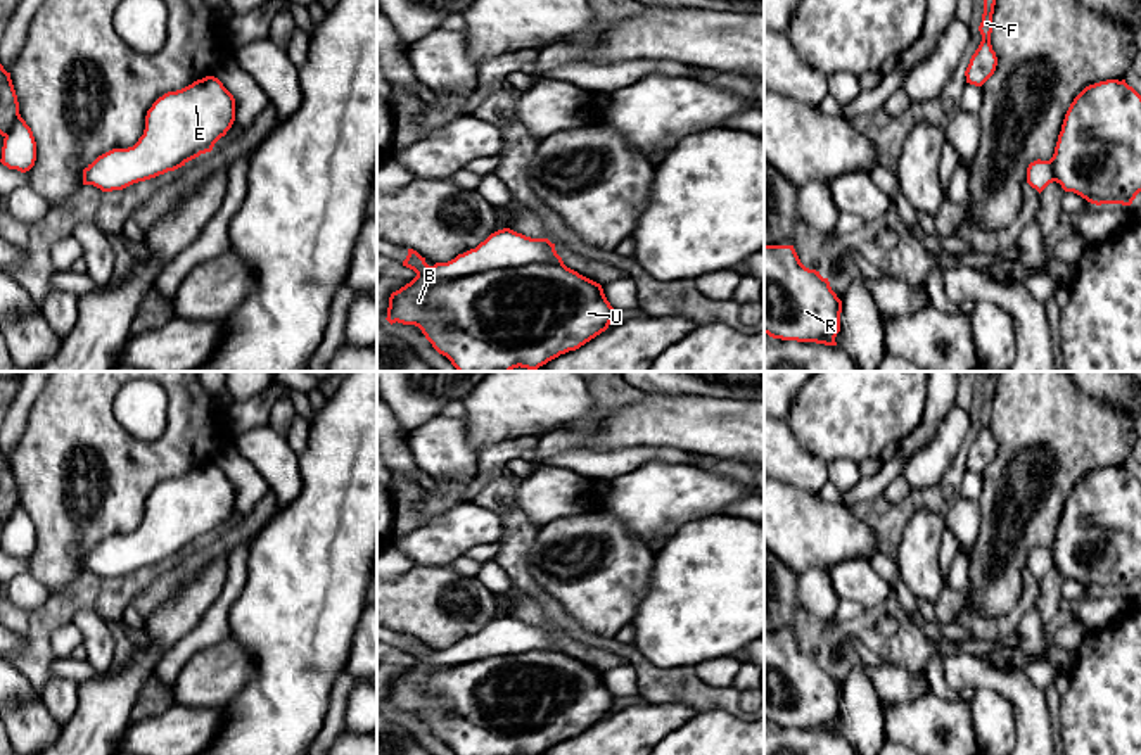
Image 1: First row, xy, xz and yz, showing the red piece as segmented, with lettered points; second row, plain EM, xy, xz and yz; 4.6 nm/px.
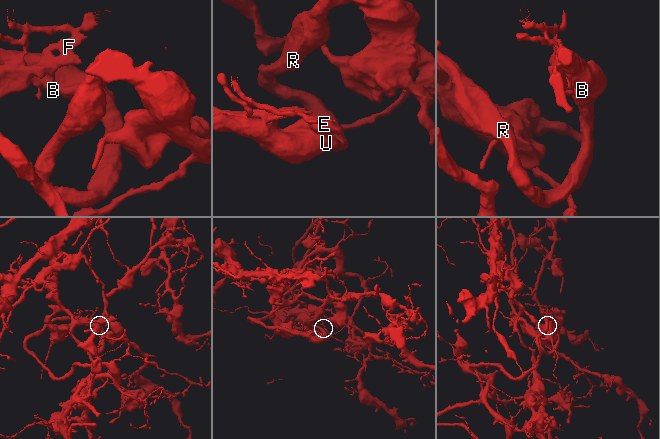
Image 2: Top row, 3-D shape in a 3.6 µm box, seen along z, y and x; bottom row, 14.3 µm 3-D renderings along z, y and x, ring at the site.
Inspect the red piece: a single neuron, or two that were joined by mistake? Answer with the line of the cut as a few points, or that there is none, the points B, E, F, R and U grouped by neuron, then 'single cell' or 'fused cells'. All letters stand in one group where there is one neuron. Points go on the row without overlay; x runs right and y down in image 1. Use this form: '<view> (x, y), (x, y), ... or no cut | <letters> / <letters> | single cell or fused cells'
xz (436, 655), (431, 664), (417, 660) | B E R U / F | fused cells

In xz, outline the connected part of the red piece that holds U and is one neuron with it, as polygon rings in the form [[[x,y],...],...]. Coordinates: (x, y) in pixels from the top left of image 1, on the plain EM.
[[[510,615],[491,620],[474,639],[436,650],[432,665],[415,663],[389,684],[387,708],[415,712],[432,734],[455,755],[539,755],[576,738],[602,719],[614,705],[600,670],[567,655],[548,625],[531,625]]]

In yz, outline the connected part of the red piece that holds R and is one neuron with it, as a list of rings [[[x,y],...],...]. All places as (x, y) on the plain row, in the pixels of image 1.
[[[764,632],[764,720],[837,733],[840,700],[828,665],[806,655],[794,632]]]

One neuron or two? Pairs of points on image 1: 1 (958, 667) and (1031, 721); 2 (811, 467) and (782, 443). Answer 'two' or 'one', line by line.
1: one
2: one

